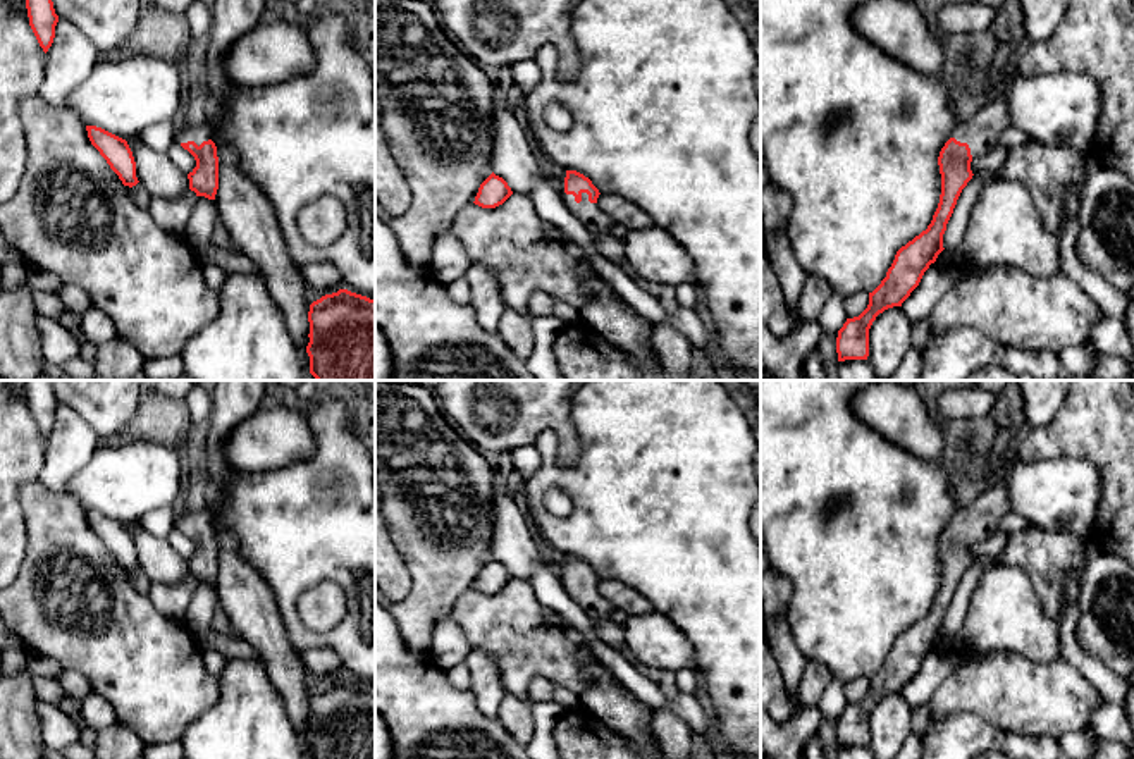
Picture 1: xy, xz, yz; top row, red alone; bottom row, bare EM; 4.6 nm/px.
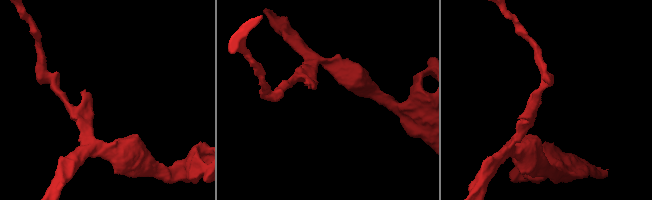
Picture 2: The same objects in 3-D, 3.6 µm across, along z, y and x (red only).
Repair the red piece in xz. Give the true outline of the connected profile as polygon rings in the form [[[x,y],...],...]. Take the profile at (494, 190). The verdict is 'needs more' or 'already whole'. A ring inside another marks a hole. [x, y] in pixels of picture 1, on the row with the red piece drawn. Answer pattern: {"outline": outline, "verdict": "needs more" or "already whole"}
{"outline": [[[494,172],[480,184],[475,205],[482,208],[496,208],[513,194],[508,182]]], "verdict": "already whole"}

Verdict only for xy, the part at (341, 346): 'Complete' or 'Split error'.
Complete

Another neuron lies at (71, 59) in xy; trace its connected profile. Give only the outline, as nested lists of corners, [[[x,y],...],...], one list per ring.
[[[59,19],[38,95],[53,107],[65,107],[71,91],[93,72],[98,60],[93,43],[72,22]]]

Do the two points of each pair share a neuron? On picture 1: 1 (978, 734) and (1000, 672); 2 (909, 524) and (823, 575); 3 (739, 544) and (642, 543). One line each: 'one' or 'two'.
1: two
2: one
3: one

